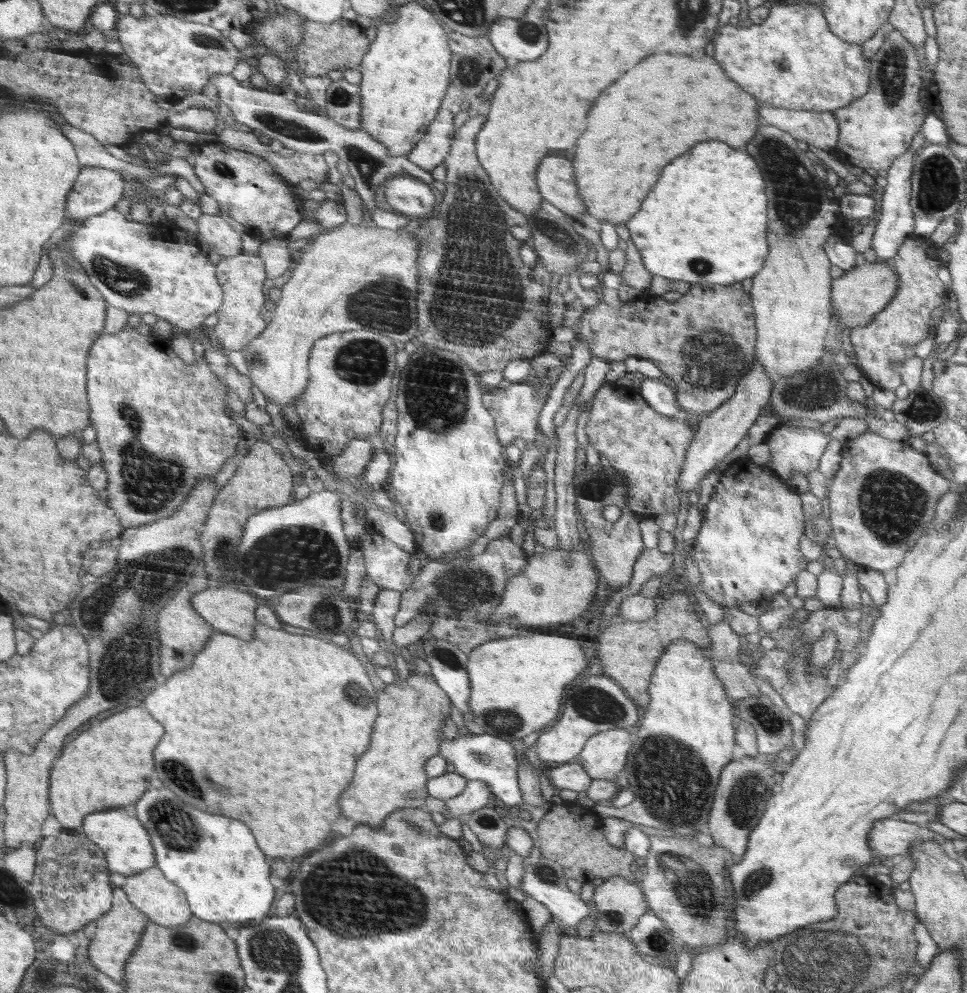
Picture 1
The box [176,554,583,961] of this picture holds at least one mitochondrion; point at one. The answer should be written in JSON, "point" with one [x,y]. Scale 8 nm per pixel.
{"point":[374,897]}

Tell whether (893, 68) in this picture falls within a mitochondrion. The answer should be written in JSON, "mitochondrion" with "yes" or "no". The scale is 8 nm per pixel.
{"mitochondrion":"yes"}

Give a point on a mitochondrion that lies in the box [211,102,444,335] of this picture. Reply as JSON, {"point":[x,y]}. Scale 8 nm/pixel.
{"point":[292,129]}

